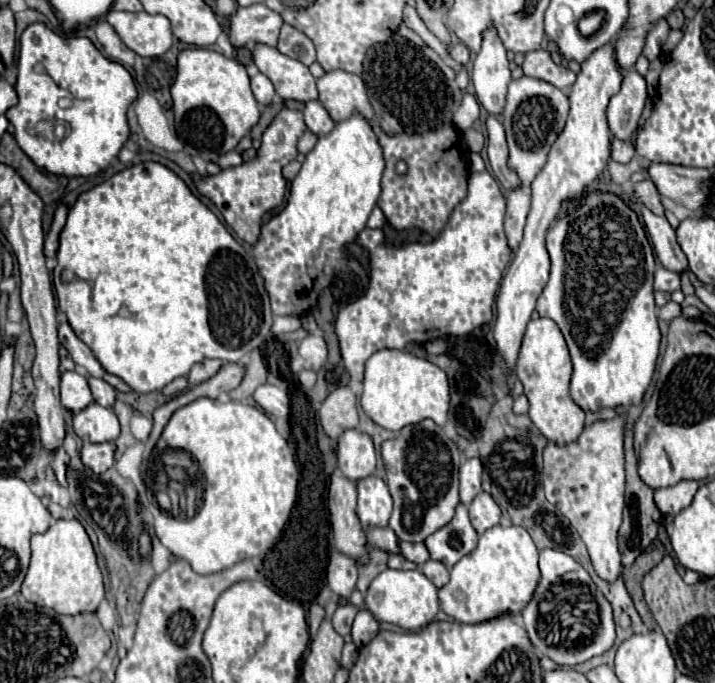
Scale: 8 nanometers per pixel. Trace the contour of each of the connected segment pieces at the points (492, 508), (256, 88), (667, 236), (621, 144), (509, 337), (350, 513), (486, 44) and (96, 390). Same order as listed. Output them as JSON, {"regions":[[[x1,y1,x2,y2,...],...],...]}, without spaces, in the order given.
{"regions":[[[481,491,481,495,477,495,473,499,473,503,469,505,469,517,471,517,471,523,473,523,475,531,479,535,483,535,487,529,499,525,501,509,499,509,499,505,493,501,493,497,489,493]],[[257,73,255,77,251,77,251,89,253,89,253,95,259,103,263,105,269,105,275,97,275,89,273,89,273,83,263,75,263,73]],[[641,203,641,213,643,213,645,229,651,237,651,243,655,247,655,253,657,253,661,265,669,271,677,271,677,273,685,271,687,257,683,255,681,247,677,245,675,229,669,225,669,221,665,217,659,217,653,211,649,211,643,203]],[[615,139,611,143,611,157,617,163,629,163,635,157,635,145,633,145,633,141]],[[613,41,599,51,595,51,585,63,581,63,581,71,577,81,571,87,569,101,571,111,563,133,553,143,545,167,535,177,531,191,531,211,525,225,523,241,513,255,513,261,501,281,497,293,497,321,493,327,493,335,497,341,497,349,505,361,505,369,513,371,517,363,517,355,521,349,521,339,535,309,535,301,541,295,547,279,549,279,549,255,545,249,545,231,555,219,565,203,571,197,577,197,585,191,589,183,605,169,609,159,609,125,607,125,607,105,613,95,617,95,623,73,617,69,613,59]],[[341,473,331,475,329,483,329,517,335,533,337,549,359,563,367,561,365,535,355,513,357,487,351,479,345,479]],[[493,29,483,33,483,45,473,61,473,85,479,105,491,113,501,115,505,107,505,93,507,85,511,81,509,73,509,61,505,57,505,47,499,41,497,33]],[[89,377,89,387,91,387,93,397,95,397,95,401,97,401,99,405,103,405,103,407,113,407,113,403,115,403,115,399,117,399,117,391,115,391,109,383,105,383,103,379]]]}

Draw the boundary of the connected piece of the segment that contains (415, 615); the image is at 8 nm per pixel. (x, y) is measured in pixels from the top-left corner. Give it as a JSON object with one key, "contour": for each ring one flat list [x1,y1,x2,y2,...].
{"contour":[[385,569,369,585,367,595,365,595,365,609,369,609,379,621,395,623,409,631,419,631,423,627,427,627,439,611,437,587,417,569,413,569,413,571]]}

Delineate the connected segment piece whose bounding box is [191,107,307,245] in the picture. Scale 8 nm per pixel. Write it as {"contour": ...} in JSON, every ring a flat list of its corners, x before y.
{"contour":[[283,107,275,119,271,121,271,125,265,129,263,137,261,137,261,147,257,151,257,157,249,163,243,163,241,167,231,167,225,169,217,175,199,175,199,173,191,173,191,179,197,187,197,191,203,197,209,197,215,207,223,213,225,223,235,231,235,235,239,239,243,239,249,245,255,245,261,229,261,217,273,209,277,209,283,199,285,199,285,191,287,191,287,181,281,173,281,169,297,159,297,139,307,131,305,121,303,121,303,113,299,109,287,109]]}

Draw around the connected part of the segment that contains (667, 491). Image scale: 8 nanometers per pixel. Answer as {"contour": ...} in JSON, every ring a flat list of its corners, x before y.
{"contour":[[681,481,673,487,657,489,655,505,663,515,677,515,681,509,689,507,697,489,699,489,699,483,695,483,695,481]]}

